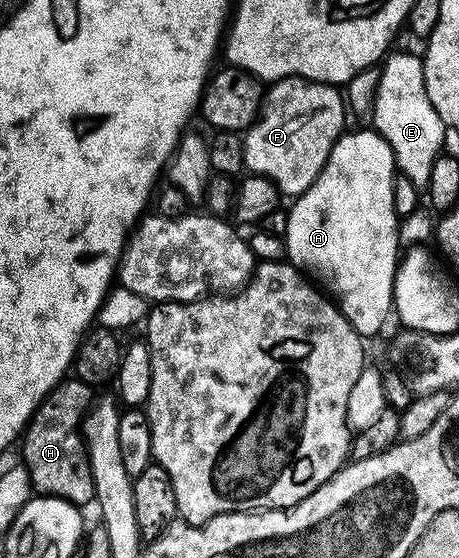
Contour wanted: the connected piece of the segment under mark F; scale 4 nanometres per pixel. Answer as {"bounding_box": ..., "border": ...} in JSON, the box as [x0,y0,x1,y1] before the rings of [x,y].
{"bounding_box":[241,76,347,197],"border":[[[288,76],[268,85],[261,111],[241,141],[241,158],[252,175],[265,176],[282,197],[302,196],[323,170],[337,139],[346,131],[347,100],[331,84]]]}

